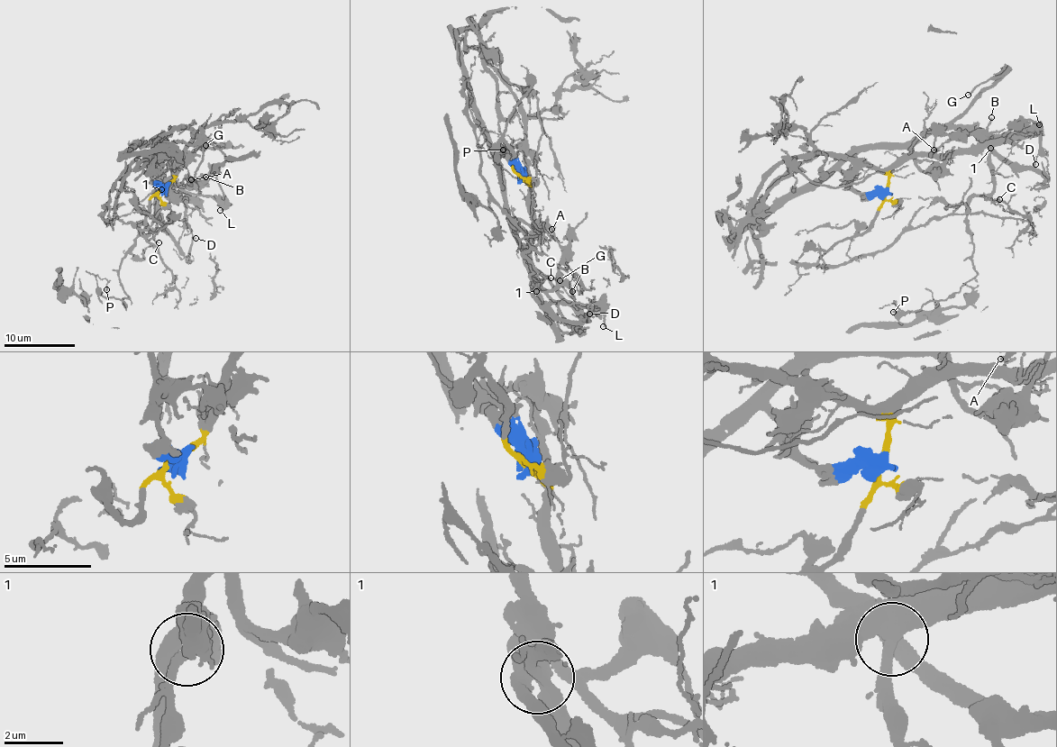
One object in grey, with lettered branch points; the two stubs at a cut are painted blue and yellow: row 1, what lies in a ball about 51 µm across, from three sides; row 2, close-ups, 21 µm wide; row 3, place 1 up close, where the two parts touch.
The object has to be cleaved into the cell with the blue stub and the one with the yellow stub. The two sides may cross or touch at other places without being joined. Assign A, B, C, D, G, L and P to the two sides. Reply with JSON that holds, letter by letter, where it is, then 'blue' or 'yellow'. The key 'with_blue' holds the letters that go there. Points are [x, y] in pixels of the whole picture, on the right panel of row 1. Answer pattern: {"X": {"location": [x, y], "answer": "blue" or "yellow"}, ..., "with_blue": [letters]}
{"A": {"location": [933, 150], "answer": "blue"}, "B": {"location": [991, 117], "answer": "blue"}, "C": {"location": [999, 199], "answer": "yellow"}, "D": {"location": [1035, 164], "answer": "yellow"}, "G": {"location": [968, 95], "answer": "blue"}, "L": {"location": [1039, 124], "answer": "blue"}, "P": {"location": [893, 312], "answer": "yellow"}, "with_blue": ["A", "B", "G", "L"]}

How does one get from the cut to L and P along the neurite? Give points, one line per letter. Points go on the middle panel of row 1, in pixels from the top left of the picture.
L: (521, 177), (511, 155), (491, 150), (506, 218), (532, 283), (557, 300), (591, 307), (604, 319), (604, 327)
P: (521, 177), (533, 214), (534, 288), (544, 277), (520, 242), (538, 232), (533, 195), (493, 158), (503, 149)

